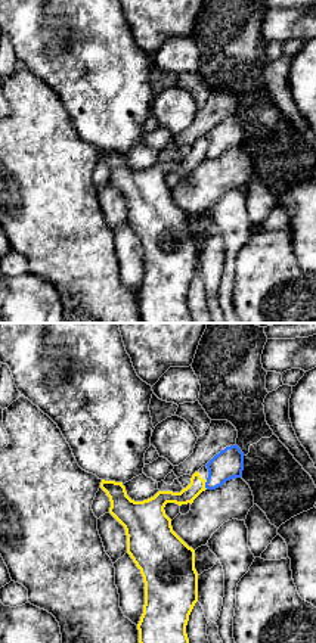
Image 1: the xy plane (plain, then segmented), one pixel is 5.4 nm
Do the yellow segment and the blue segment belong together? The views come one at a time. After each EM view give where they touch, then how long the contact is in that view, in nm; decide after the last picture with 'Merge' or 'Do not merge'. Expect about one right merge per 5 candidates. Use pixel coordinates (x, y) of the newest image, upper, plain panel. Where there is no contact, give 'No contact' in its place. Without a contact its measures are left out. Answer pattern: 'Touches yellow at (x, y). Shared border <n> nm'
Touches yellow at (204, 154). Shared border 60 nm

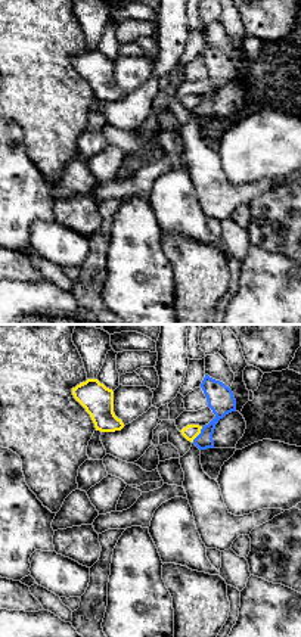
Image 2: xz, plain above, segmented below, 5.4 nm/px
Touches yellow at (199, 102). Shared border 110 nm

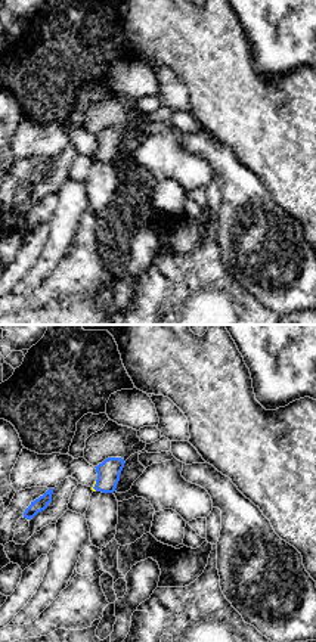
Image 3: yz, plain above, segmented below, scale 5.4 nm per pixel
Touches yellow at (93, 155). Shared border 60 nm

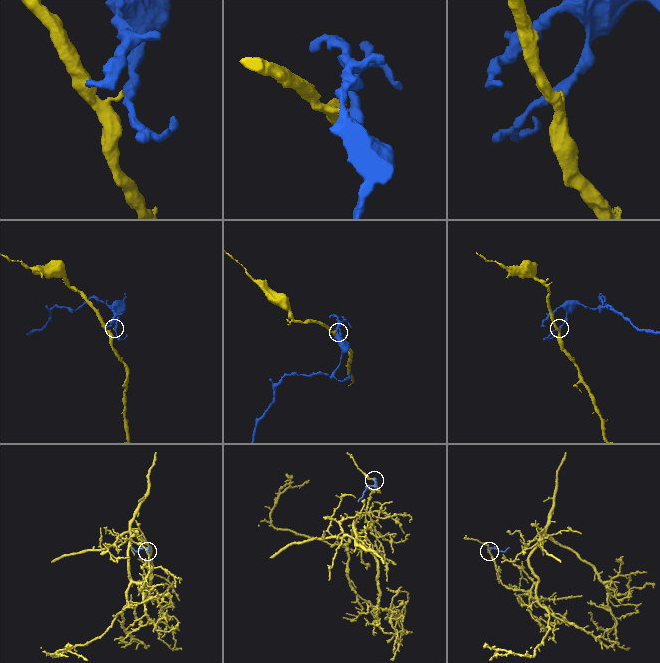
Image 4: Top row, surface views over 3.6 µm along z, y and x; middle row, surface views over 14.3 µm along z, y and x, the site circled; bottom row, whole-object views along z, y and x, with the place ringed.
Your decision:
Do not merge

